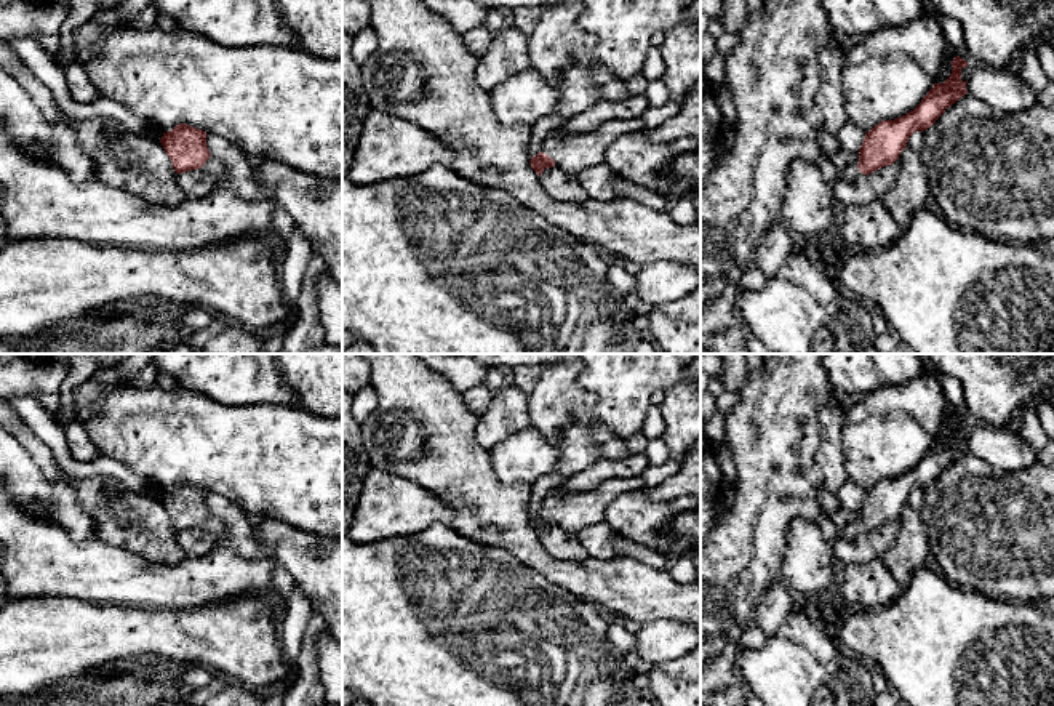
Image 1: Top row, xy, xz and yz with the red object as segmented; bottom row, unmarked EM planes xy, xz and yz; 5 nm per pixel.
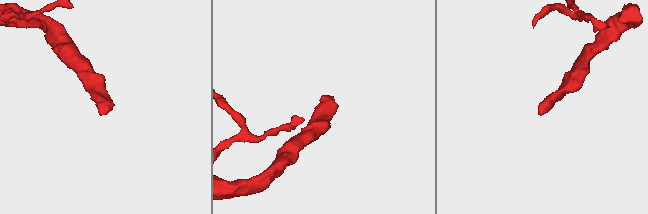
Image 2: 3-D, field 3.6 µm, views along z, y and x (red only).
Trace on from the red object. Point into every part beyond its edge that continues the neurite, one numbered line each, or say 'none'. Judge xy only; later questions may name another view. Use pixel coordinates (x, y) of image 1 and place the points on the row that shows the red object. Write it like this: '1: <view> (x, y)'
1: xy (215, 168)

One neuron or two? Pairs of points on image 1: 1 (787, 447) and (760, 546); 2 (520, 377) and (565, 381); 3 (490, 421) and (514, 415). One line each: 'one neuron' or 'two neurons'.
1: one neuron
2: two neurons
3: one neuron

